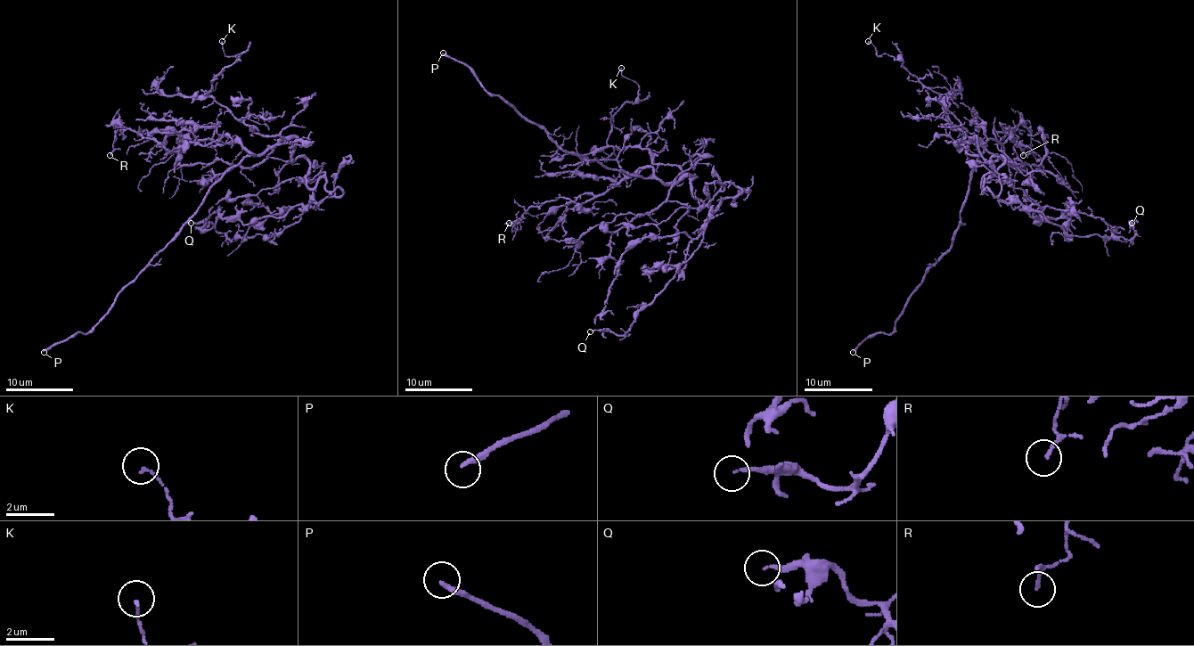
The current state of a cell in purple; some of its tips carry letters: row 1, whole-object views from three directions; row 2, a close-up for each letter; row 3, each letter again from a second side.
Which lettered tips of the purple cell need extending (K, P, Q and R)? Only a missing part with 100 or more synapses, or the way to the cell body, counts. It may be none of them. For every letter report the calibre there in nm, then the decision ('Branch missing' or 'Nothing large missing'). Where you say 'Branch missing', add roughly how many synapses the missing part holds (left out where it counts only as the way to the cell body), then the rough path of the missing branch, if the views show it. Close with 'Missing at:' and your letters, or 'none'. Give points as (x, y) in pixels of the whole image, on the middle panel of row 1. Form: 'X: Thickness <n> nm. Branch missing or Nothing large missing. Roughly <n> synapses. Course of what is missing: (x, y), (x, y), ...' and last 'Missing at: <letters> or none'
K: Thickness 110 nm. Nothing large missing
P: Thickness 200 nm. Branch missing
Q: Thickness 150 nm. Nothing large missing
R: Thickness 90 nm. Nothing large missing
Missing at: P

